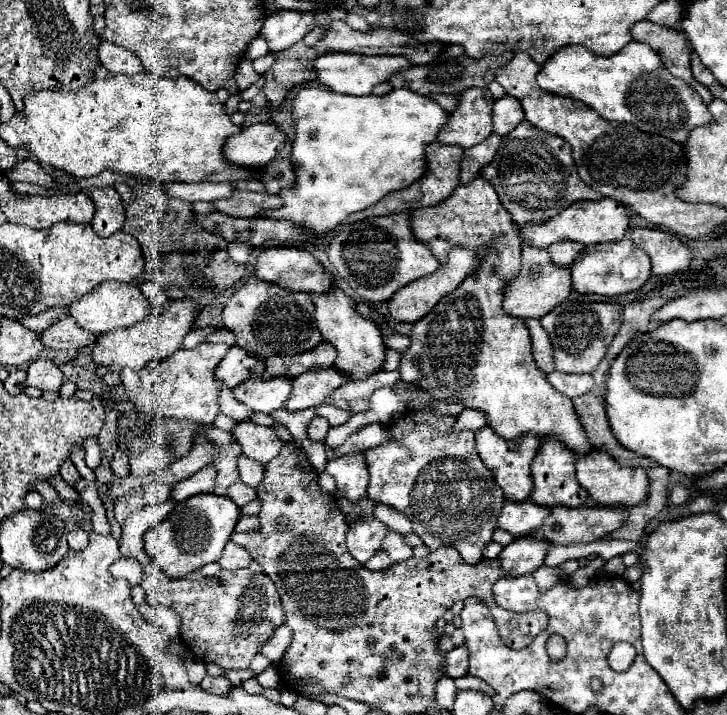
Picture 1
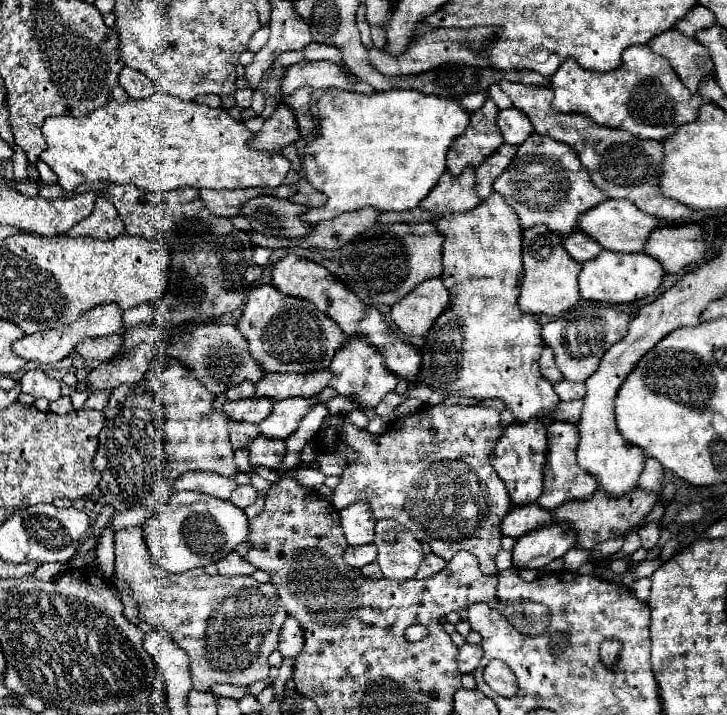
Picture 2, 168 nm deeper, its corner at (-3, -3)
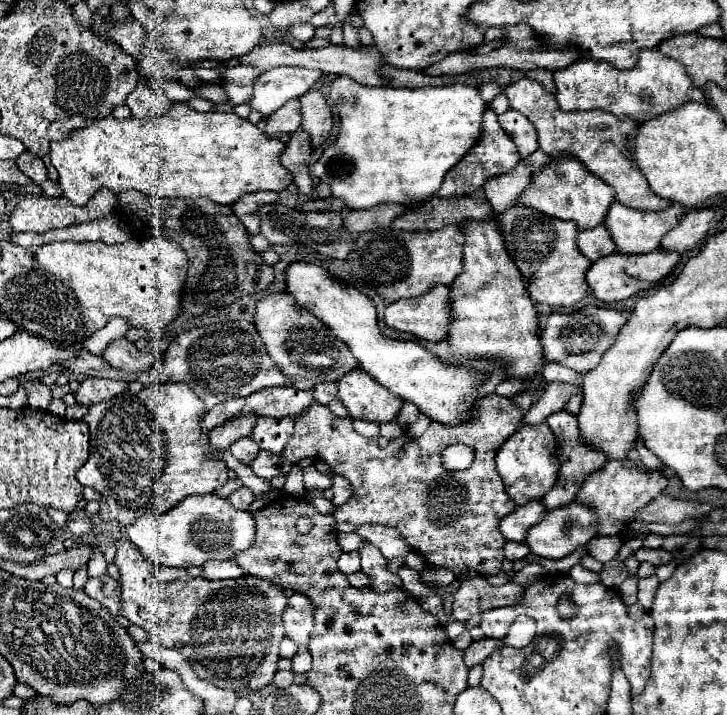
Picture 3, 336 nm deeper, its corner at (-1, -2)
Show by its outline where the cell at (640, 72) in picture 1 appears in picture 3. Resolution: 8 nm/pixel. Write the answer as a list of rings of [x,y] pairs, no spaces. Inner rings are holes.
[[[643,50],[639,54],[639,62],[631,70],[617,70],[609,66],[609,62],[589,62],[583,58],[565,70],[555,72],[557,86],[557,102],[561,110],[595,110],[601,108],[615,116],[629,116],[637,122],[651,120],[685,102],[703,102],[703,92],[693,84],[685,68],[673,60],[663,56],[657,50]]]

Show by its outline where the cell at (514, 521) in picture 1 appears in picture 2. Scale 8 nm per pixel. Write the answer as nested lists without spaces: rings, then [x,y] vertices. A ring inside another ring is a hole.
[[[537,503],[523,505],[523,507],[513,507],[501,523],[501,533],[507,537],[523,537],[525,533],[539,529],[539,527],[549,527],[553,523],[553,517],[549,511],[543,511]]]

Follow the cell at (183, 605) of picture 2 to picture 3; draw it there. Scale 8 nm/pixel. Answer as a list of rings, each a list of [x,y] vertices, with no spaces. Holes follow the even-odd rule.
[[[117,540],[117,556],[115,564],[121,572],[121,608],[119,614],[125,616],[131,624],[147,630],[147,634],[159,640],[167,648],[181,650],[181,642],[187,646],[195,646],[207,650],[205,660],[193,660],[193,668],[199,678],[219,686],[231,688],[233,692],[253,690],[259,692],[273,682],[279,662],[279,642],[285,636],[281,614],[287,606],[285,590],[273,582],[261,578],[233,578],[233,580],[205,580],[205,578],[191,578],[185,570],[157,566],[147,562],[141,552],[127,540]]]

